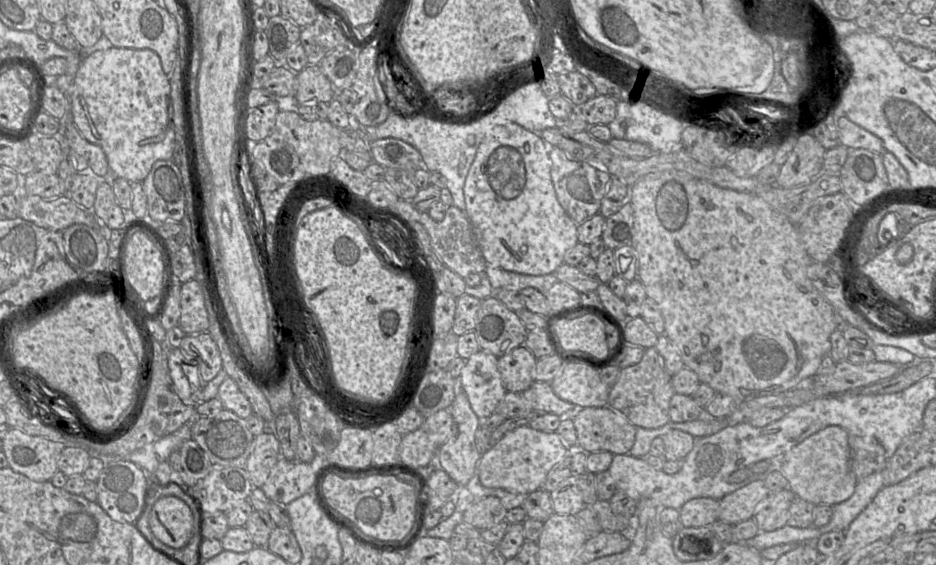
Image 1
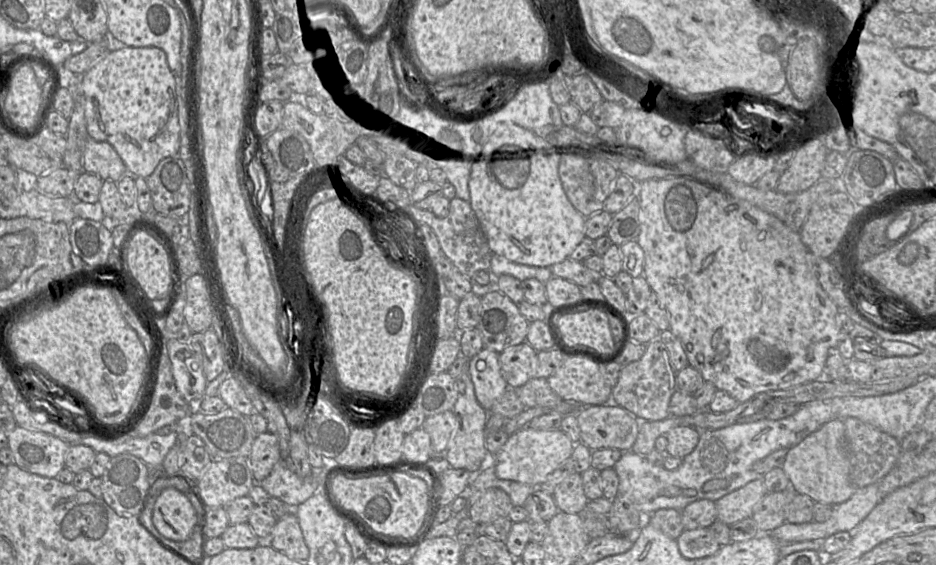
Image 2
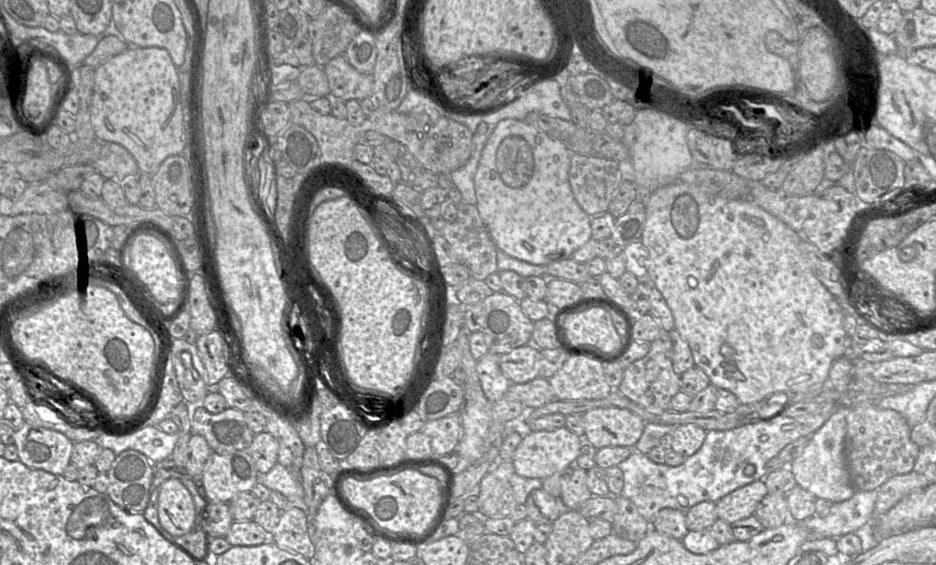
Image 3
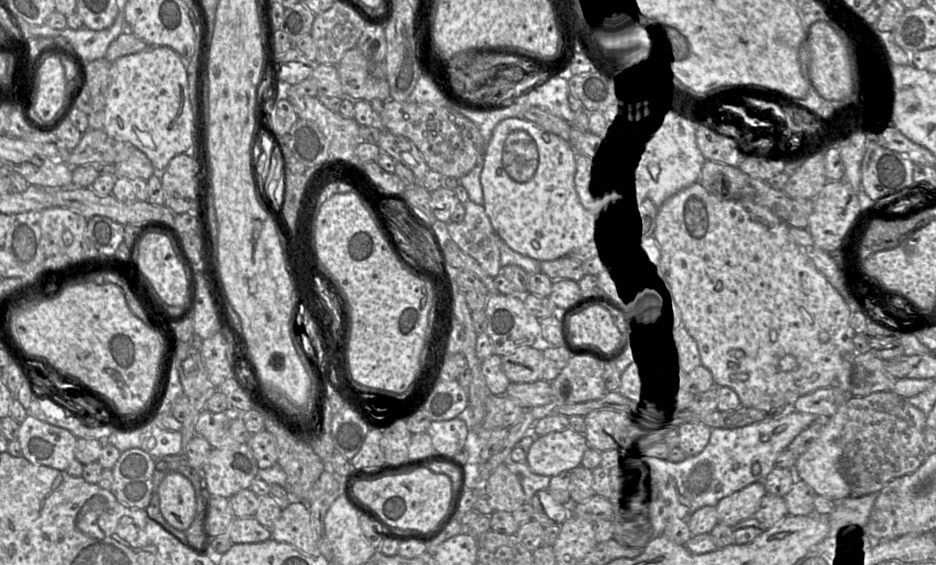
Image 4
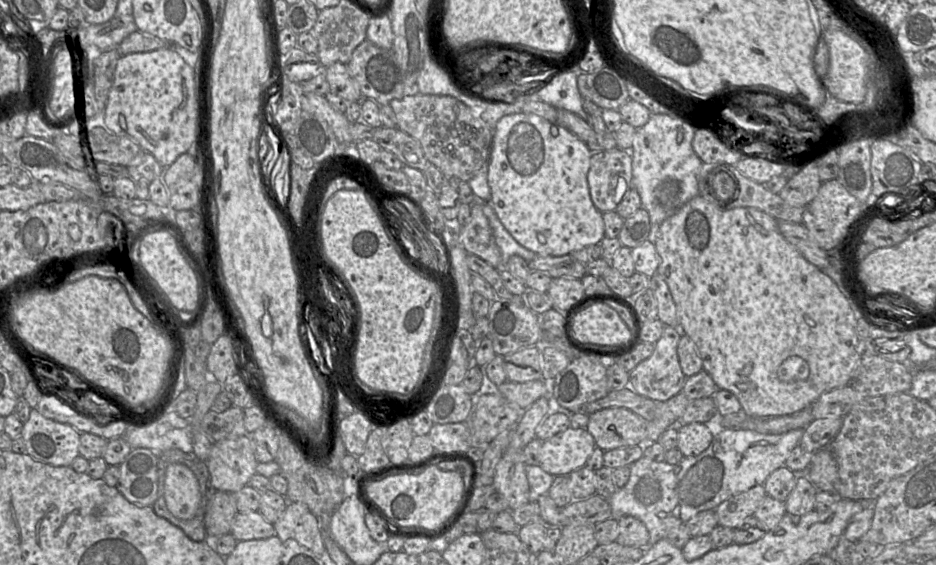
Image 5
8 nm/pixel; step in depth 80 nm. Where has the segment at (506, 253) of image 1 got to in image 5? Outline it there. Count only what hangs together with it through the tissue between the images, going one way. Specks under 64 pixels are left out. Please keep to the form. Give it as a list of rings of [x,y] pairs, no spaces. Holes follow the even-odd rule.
[[[521,112],[498,121],[487,164],[490,204],[521,246],[538,256],[563,256],[601,243],[605,237],[603,217],[591,200],[587,182],[591,155],[589,147],[572,132],[535,114]]]

